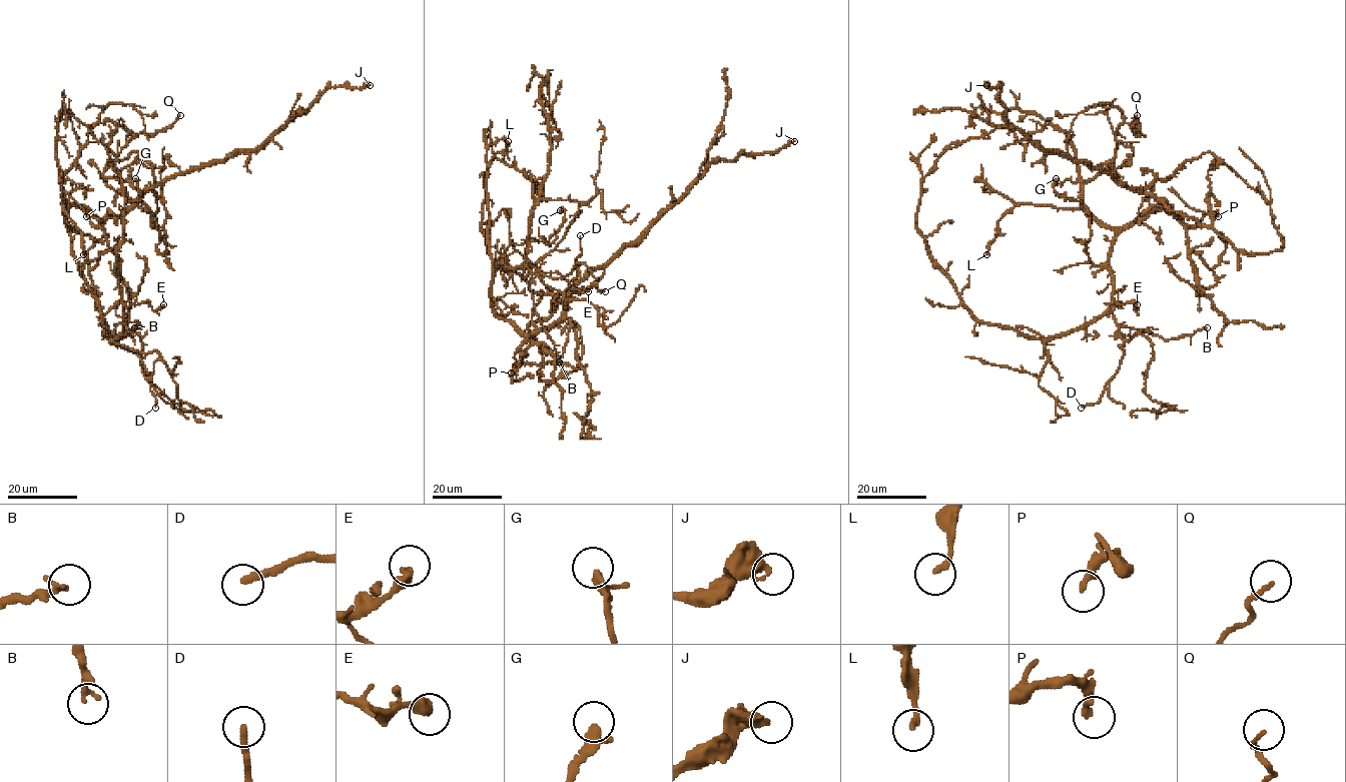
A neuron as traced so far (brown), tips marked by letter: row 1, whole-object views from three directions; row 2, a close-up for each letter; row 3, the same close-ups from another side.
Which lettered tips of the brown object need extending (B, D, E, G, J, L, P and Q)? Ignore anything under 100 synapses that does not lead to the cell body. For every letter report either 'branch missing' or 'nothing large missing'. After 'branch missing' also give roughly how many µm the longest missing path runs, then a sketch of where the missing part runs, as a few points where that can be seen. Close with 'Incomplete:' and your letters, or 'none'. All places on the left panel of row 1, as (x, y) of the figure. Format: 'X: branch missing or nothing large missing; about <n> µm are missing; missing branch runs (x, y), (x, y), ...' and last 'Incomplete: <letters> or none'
B: nothing large missing
D: branch missing; about 20 µm are missing; missing branch runs (155, 408), (126, 384), (119, 383), (116, 377)
E: nothing large missing
G: nothing large missing
J: nothing large missing
L: nothing large missing
P: nothing large missing
Q: nothing large missing
Incomplete: D

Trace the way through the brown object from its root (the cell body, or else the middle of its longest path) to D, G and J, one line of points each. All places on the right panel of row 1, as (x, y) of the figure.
D: (1113, 246), (1110, 256), (1112, 311), (1118, 332), (1123, 338), (1124, 357), (1100, 399), (1081, 408)
G: (1113, 246), (1105, 263), (1089, 261), (1085, 249), (1090, 212), (1082, 202), (1058, 193), (1056, 178)
J: (1113, 246), (1120, 232), (1156, 207), (1180, 218), (1112, 174), (1043, 151), (1008, 122), (998, 87), (986, 85)

